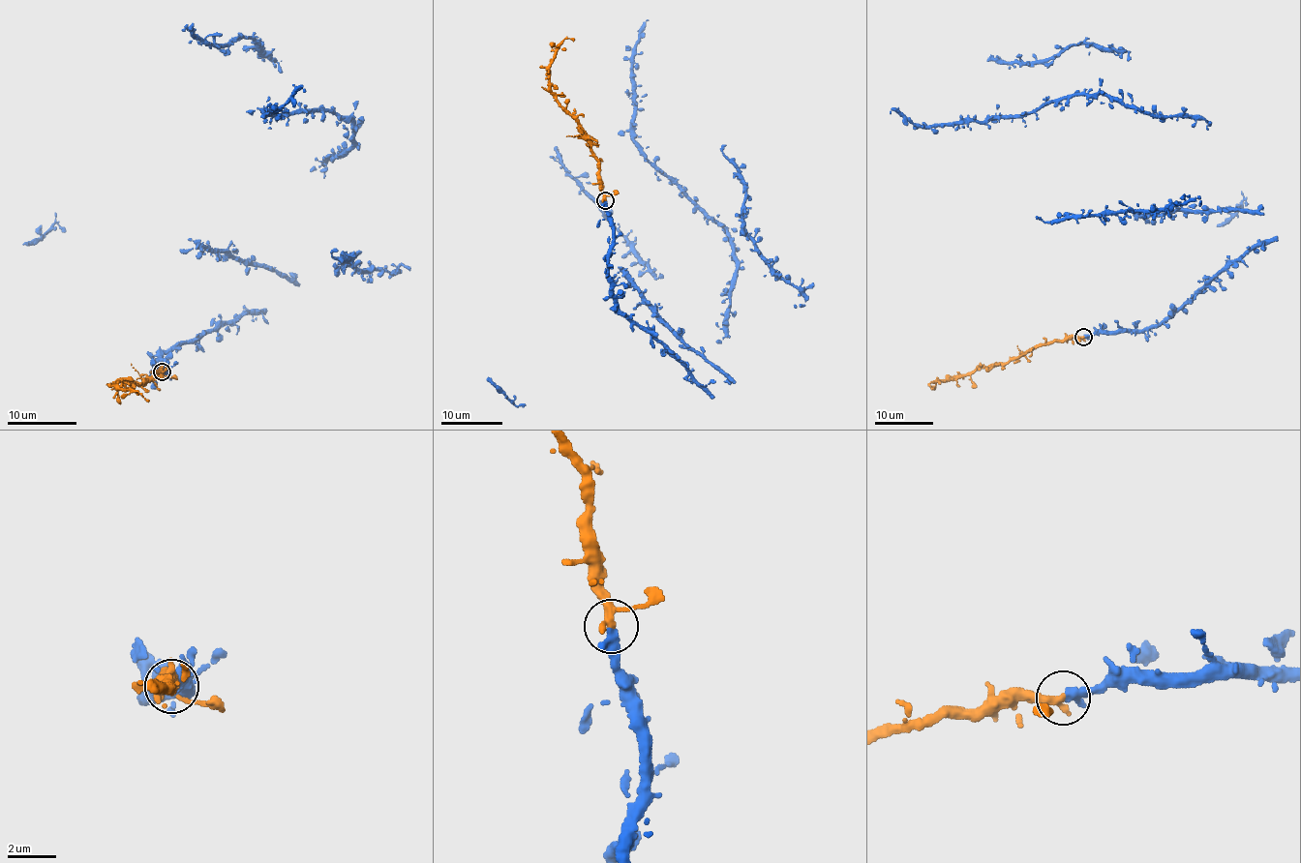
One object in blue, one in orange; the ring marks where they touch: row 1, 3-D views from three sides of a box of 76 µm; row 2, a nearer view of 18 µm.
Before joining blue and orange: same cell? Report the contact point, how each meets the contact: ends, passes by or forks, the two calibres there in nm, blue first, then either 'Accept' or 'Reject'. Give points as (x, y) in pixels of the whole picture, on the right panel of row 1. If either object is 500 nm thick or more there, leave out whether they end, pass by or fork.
Place: (1083, 337). At the ring blue ends. At the ring orange passes by. Thickness 480 nm (blue) against 300 nm. Accept

